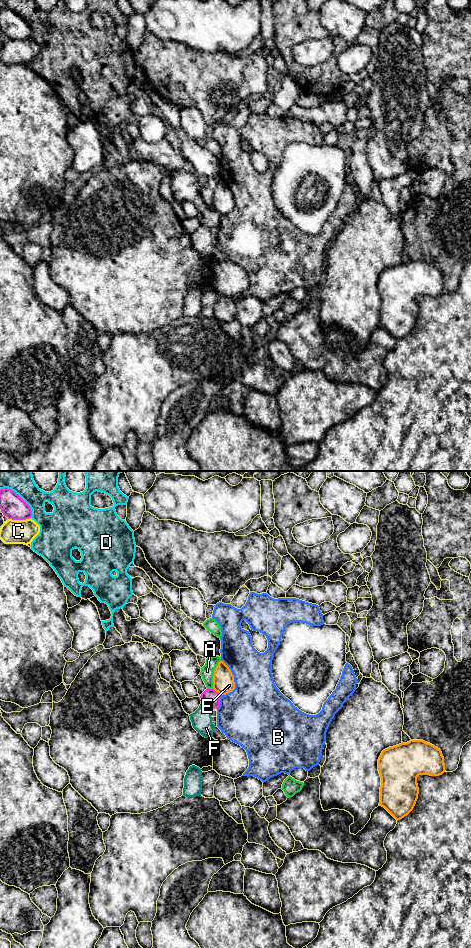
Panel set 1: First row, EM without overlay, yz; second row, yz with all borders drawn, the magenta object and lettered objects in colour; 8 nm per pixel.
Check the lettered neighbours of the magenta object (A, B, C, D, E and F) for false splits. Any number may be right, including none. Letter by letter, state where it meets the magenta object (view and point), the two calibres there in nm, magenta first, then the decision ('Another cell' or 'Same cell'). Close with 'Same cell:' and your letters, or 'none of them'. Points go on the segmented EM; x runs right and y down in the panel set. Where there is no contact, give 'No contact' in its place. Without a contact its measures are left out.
A: Touches magenta at yz (210, 689). Thickness 140 nm (magenta) against 110 nm. Another cell
B: Touches magenta at yz (219, 702). Thickness 140 nm (magenta) against 460 nm. Another cell
C: Touches magenta at yz (19, 519). Thickness 200 nm (magenta) against 190 nm. Another cell
D: Touches magenta at yz (20, 497). Thickness 200 nm (magenta) against 260 nm. Another cell
E: Touches magenta at yz (217, 692). Thickness 140 nm (magenta) against 180 nm. Another cell
F: Touches magenta at yz (206, 705). Thickness 140 nm (magenta) against 170 nm. Same cell
Same cell: F

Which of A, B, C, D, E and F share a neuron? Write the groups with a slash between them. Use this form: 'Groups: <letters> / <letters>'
Groups: A / B / C / D / E / F

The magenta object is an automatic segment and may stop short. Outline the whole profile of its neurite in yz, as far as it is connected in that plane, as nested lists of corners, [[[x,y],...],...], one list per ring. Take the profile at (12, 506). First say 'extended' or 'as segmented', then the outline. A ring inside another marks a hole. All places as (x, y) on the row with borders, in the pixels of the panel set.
as segmented; [[[8,488],[0,489],[0,509],[8,519],[26,520],[32,517],[30,506]]]

